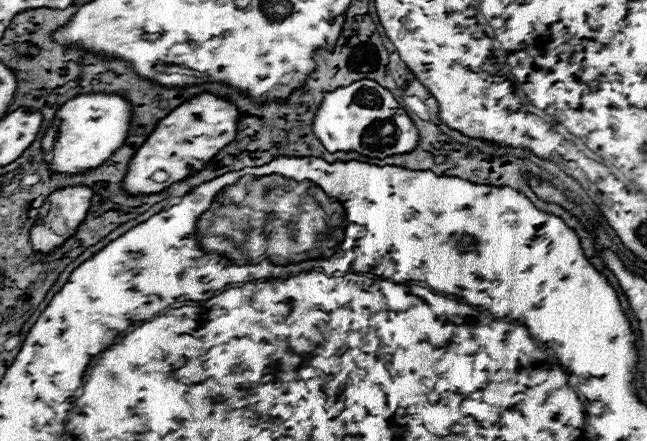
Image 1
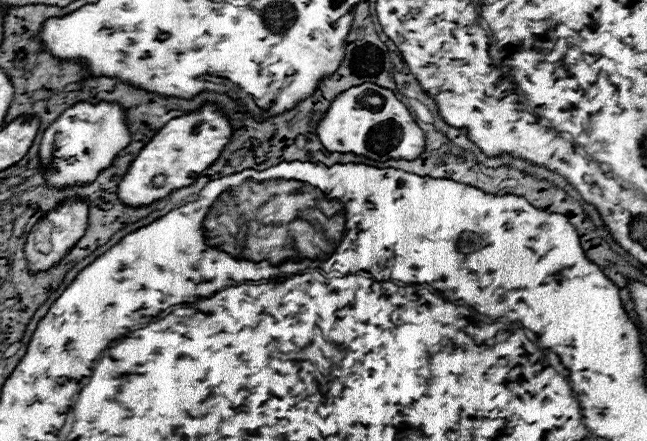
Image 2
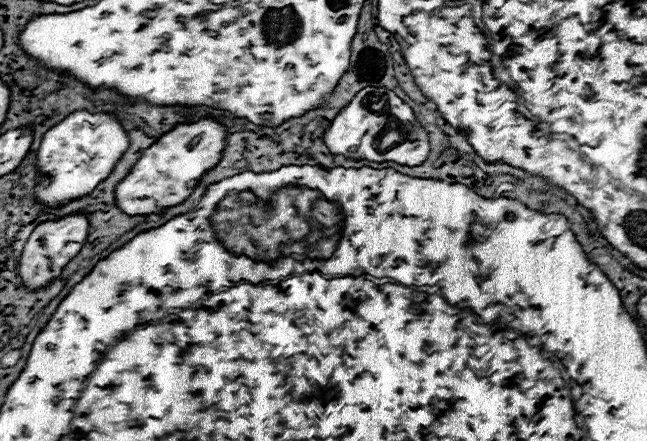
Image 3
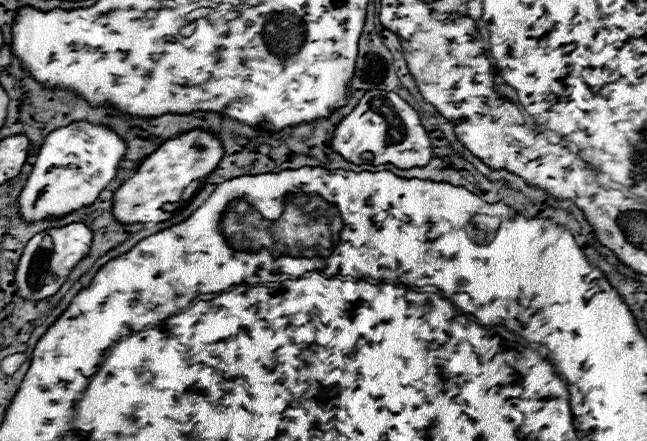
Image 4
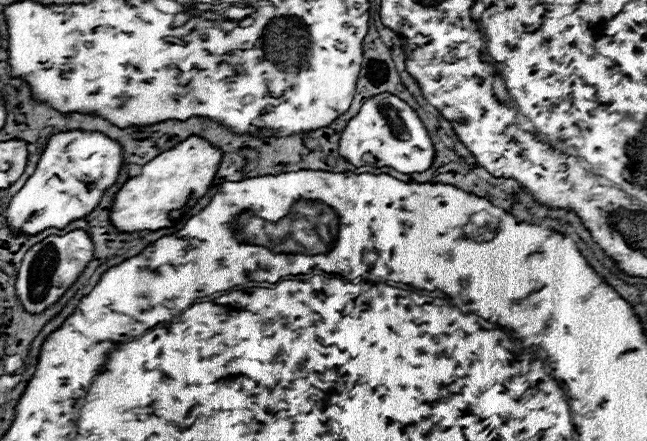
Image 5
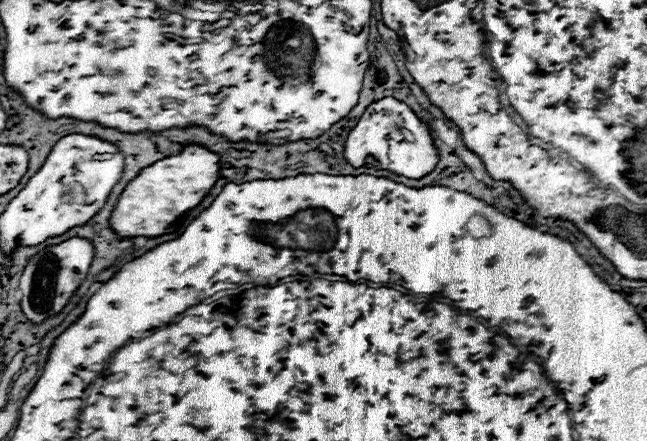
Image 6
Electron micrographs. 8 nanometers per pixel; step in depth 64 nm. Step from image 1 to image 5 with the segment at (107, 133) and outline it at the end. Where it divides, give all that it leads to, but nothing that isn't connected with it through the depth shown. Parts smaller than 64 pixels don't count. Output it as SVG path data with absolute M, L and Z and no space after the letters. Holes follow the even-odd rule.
M70 130L50 136L34 174L28 178L24 188L10 200L10 230L34 234L50 226L64 228L70 220L84 218L98 206L102 194L118 180L120 168L122 146L108 136L102 136L102 132Z

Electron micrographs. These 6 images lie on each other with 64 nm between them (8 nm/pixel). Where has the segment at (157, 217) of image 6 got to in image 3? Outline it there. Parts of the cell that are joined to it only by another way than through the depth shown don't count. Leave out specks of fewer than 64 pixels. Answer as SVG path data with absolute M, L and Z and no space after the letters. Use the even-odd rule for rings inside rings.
M202 118L190 124L176 124L170 132L160 136L146 152L142 152L140 160L128 172L128 176L116 186L116 206L134 216L134 214L152 214L158 206L178 204L190 192L188 182L198 180L214 168L222 152L226 148L226 126L216 122L214 118Z

